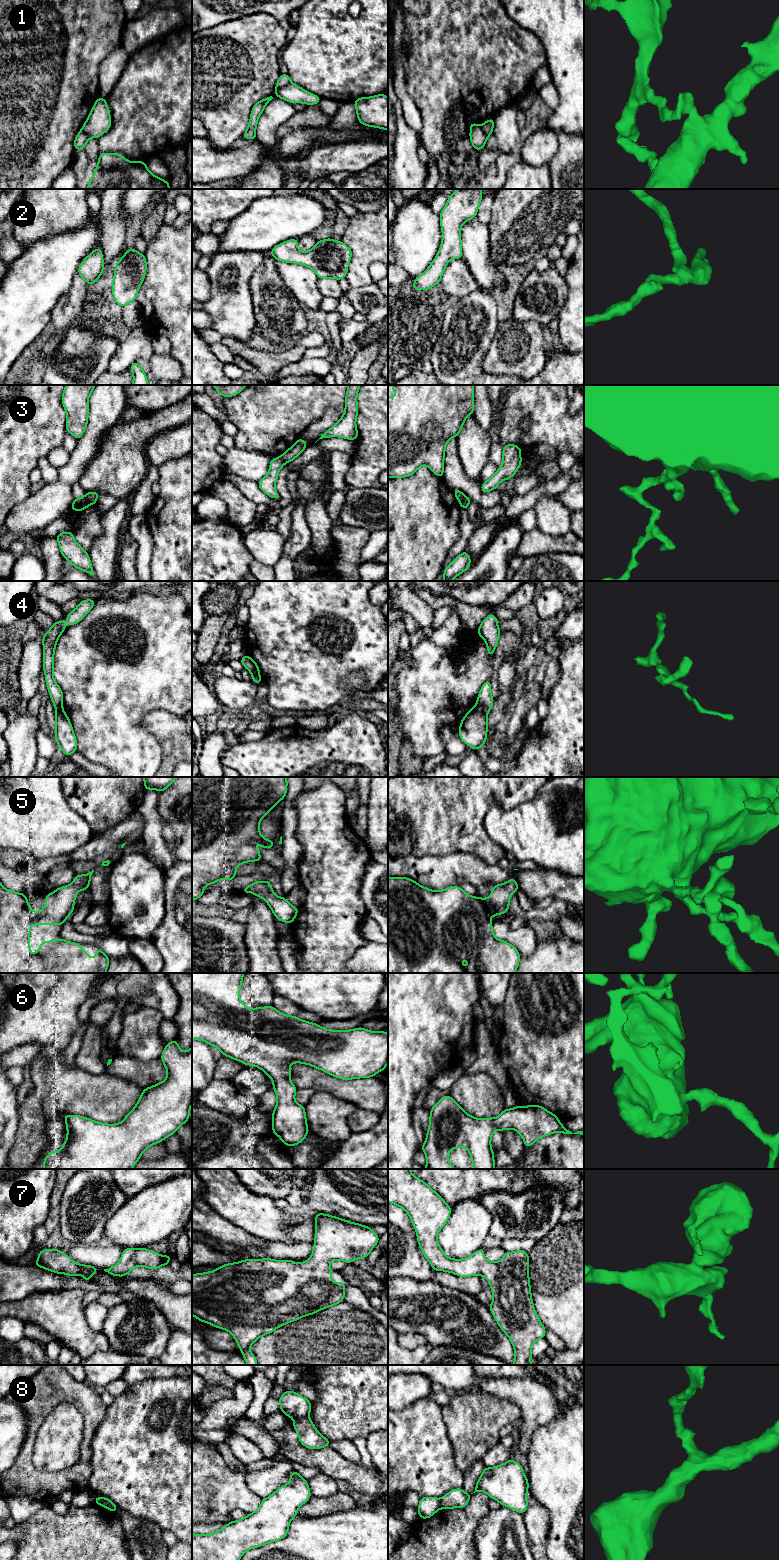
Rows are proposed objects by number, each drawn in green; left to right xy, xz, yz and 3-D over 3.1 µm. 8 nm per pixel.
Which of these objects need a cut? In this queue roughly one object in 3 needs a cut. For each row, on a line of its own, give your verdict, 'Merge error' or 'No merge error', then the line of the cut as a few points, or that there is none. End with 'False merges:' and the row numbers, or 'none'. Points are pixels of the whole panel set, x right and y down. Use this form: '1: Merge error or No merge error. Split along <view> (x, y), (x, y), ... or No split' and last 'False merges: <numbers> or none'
1: Merge error. Split along xz (290, 82), (276, 92)
2: No merge error. No split
3: Merge error. Split along xy (84, 496), (90, 504)
4: Merge error. Split along yz (476, 706), (486, 713)
5: No merge error. No split
6: No merge error. No split
7: No merge error. No split
8: Merge error. Split along xz (307, 1416), (295, 1419)
False merges: 1, 3, 4, 8

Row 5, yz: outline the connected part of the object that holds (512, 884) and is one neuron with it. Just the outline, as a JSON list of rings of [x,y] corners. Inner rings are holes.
[[[406,877],[388,878],[388,973],[515,973],[520,962],[518,950],[510,943],[499,940],[494,936],[490,916],[501,916],[509,911],[510,897],[517,892],[518,884],[514,878],[510,878],[505,884],[492,886],[492,892],[487,899],[473,897],[466,894],[460,886],[450,886],[444,890],[434,891],[419,885]]]

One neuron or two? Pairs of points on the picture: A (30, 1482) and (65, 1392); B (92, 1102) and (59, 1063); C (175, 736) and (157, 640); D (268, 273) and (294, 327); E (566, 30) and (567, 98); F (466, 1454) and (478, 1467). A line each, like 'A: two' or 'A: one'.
A: one
B: two
C: two
D: one
E: one
F: two

